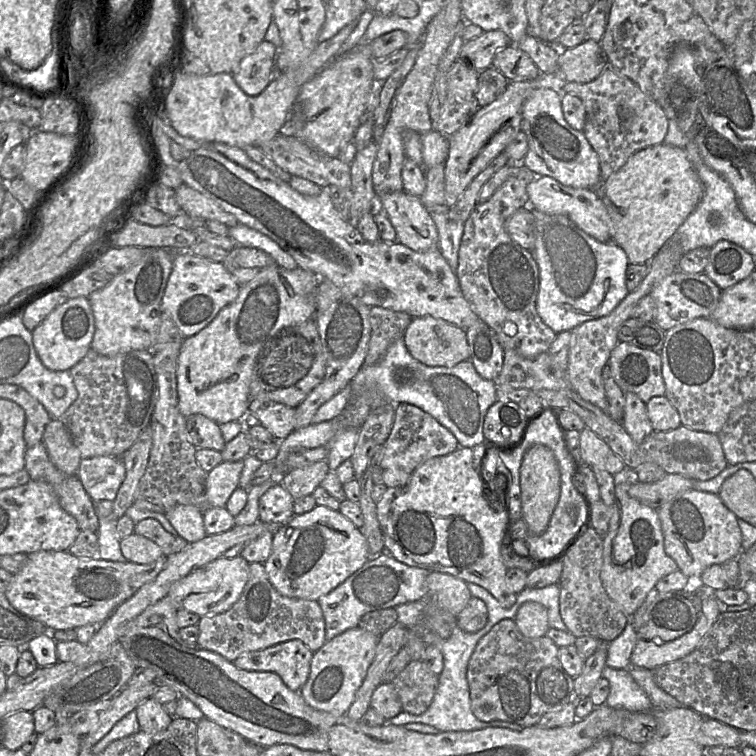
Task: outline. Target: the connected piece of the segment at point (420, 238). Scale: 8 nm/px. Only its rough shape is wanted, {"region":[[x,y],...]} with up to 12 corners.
{"region":[[403,190],[379,199],[399,243],[418,252],[438,245],[419,197]]}

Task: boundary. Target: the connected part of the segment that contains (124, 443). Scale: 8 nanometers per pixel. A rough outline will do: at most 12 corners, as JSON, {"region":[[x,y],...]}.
{"region":[[153,351],[70,369],[60,420],[81,459],[122,455],[159,397]]}

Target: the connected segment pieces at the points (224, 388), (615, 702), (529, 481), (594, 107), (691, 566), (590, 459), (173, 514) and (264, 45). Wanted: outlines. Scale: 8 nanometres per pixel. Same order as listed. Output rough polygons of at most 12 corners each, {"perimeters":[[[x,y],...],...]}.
{"perimeters":[[[263,269],[183,340],[178,408],[249,412],[266,343],[314,319],[320,277]],[[607,665],[602,678],[606,705],[629,712],[652,712],[652,703],[628,669]],[[535,444],[521,464],[522,517],[543,534],[560,497],[553,451]],[[608,66],[561,91],[585,106],[582,132],[602,182],[664,142],[669,119]],[[690,489],[658,509],[666,554],[692,579],[743,550],[718,494]],[[588,427],[580,431],[582,463],[612,475],[625,468],[609,445]],[[178,505],[164,514],[188,543],[207,536],[203,512]],[[263,40],[232,73],[257,96],[274,76],[278,48]]]}

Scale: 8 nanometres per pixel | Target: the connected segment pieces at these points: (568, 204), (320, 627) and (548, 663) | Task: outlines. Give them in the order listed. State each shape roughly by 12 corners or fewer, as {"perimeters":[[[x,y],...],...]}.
{"perimeters":[[[549,176],[527,185],[529,207],[564,215],[600,242],[609,215],[592,189]],[[263,563],[198,647],[231,662],[293,639],[326,642],[318,601],[284,596]],[[503,619],[467,666],[482,722],[535,726],[574,699],[548,637]]]}

